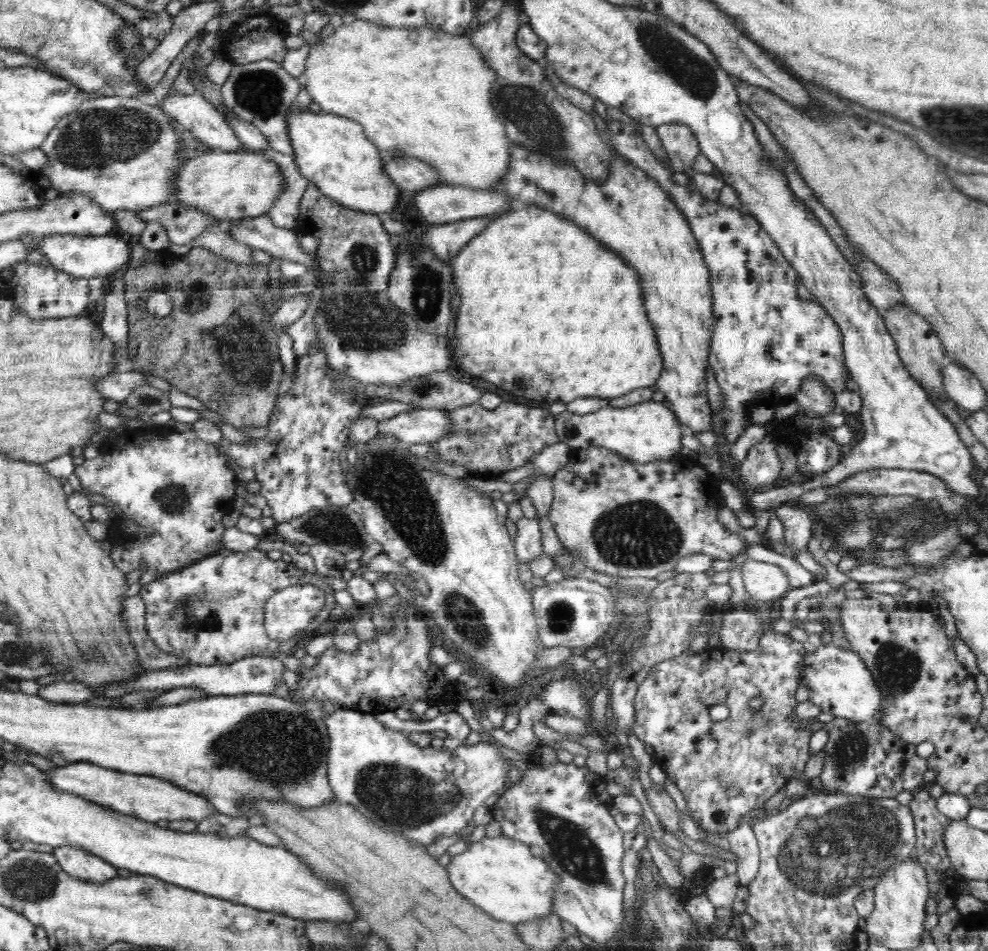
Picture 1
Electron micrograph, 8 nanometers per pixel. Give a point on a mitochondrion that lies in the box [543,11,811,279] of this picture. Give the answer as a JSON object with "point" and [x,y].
{"point":[685,67]}

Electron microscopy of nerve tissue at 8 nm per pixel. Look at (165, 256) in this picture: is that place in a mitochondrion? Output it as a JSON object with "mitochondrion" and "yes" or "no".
{"mitochondrion":"no"}

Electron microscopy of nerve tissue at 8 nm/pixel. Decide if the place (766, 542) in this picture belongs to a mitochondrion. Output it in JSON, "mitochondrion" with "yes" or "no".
{"mitochondrion":"no"}

